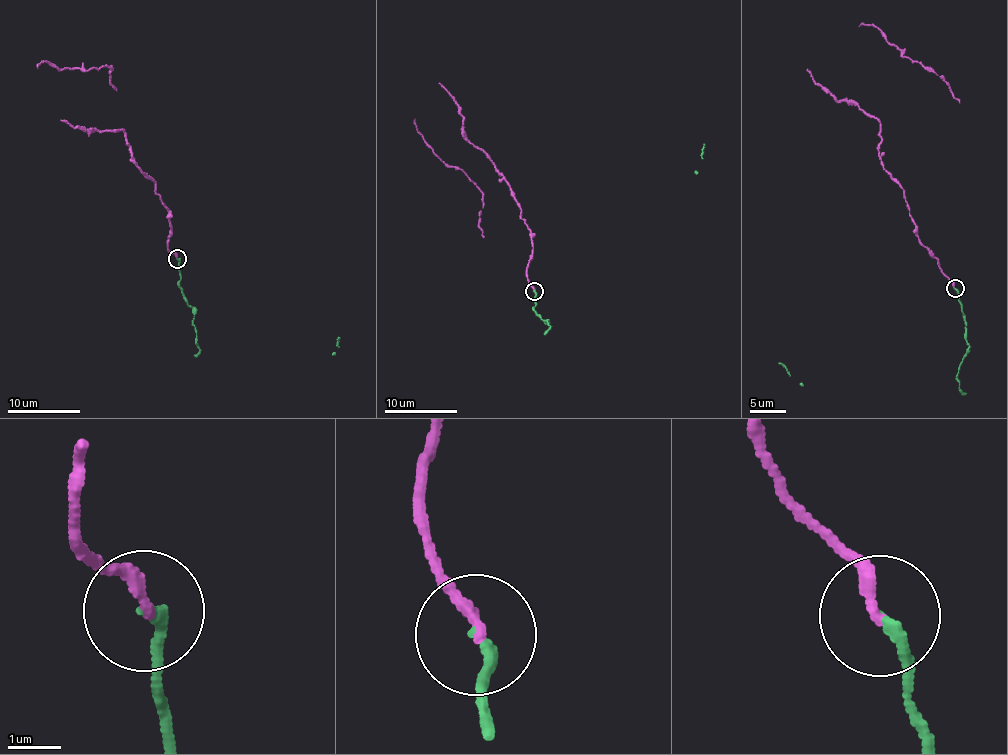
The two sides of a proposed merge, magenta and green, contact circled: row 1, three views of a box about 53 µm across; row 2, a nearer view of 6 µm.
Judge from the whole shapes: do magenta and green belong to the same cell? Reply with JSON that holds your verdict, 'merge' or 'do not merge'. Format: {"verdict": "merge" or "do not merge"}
{"verdict": "merge"}

